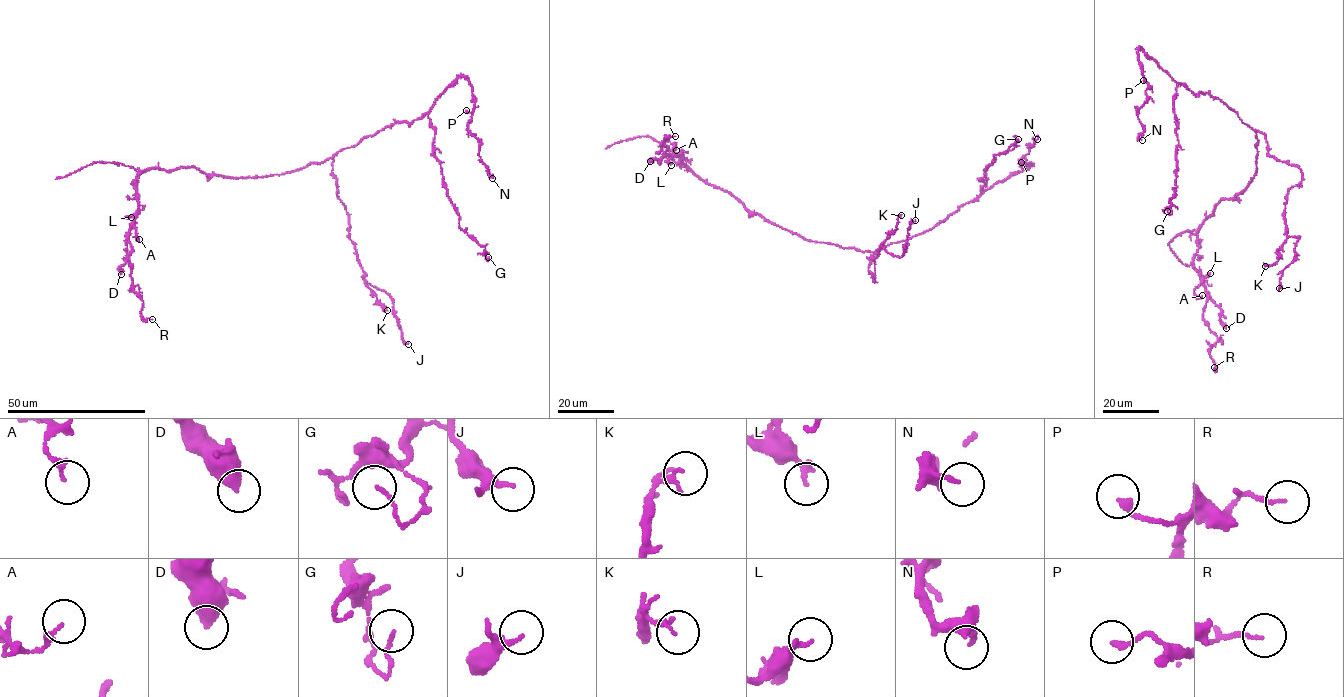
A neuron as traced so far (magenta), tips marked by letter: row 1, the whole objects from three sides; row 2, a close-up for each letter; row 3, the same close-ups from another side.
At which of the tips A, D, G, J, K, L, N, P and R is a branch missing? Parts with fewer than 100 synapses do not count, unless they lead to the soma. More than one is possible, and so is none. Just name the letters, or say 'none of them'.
none of them

